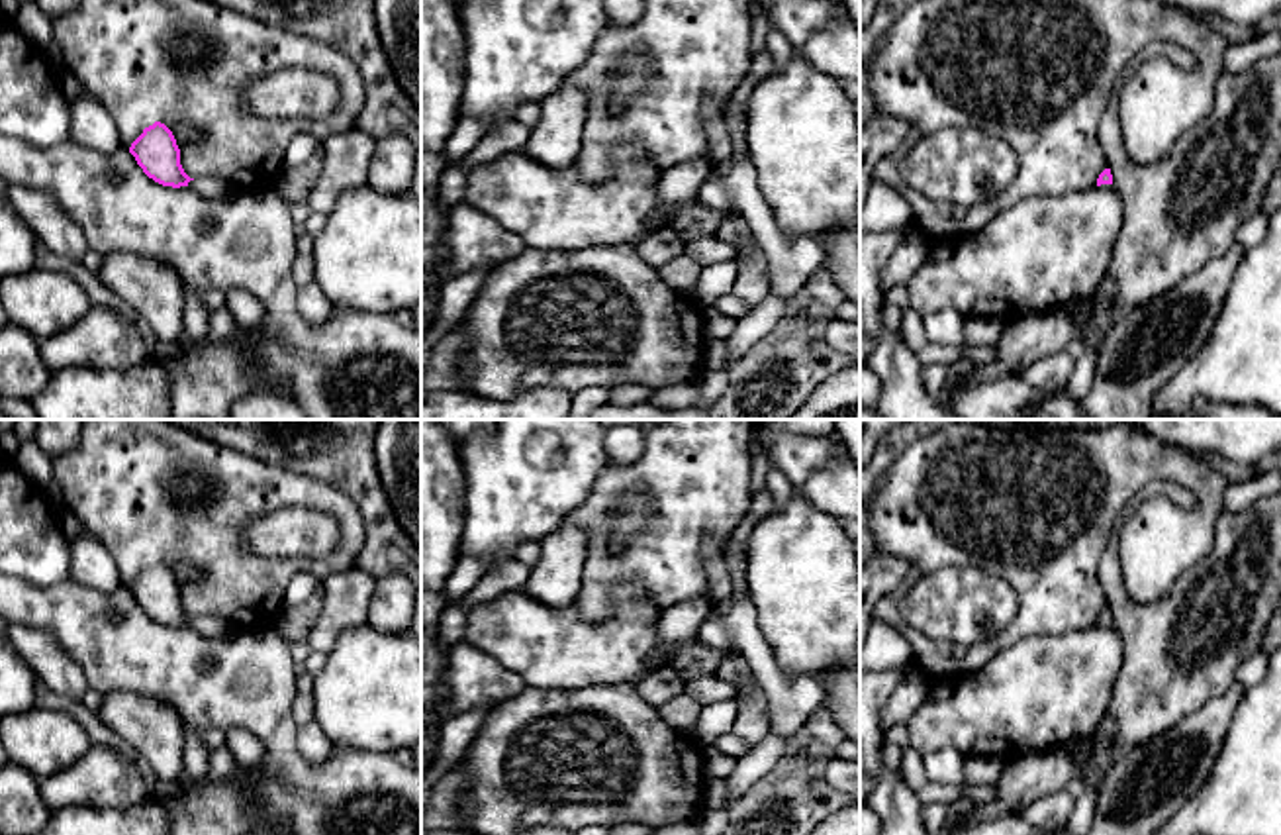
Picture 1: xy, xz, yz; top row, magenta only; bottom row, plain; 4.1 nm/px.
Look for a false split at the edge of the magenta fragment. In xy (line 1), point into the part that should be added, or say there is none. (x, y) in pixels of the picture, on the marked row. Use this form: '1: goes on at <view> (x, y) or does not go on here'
1: goes on at xy (208, 187)

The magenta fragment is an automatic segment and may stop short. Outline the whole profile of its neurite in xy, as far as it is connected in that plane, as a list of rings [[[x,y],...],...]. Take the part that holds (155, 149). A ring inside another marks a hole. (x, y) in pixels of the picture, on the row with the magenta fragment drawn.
[[[155,122],[131,143],[129,153],[135,157],[143,172],[163,186],[188,186],[210,200],[223,200],[235,190],[219,178],[190,178],[180,165],[180,149],[172,131]]]

